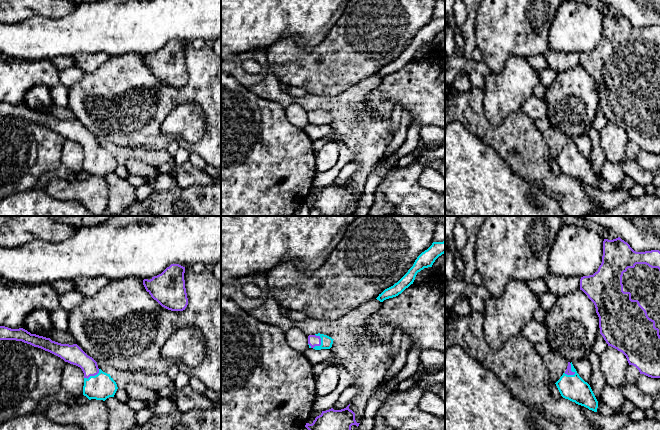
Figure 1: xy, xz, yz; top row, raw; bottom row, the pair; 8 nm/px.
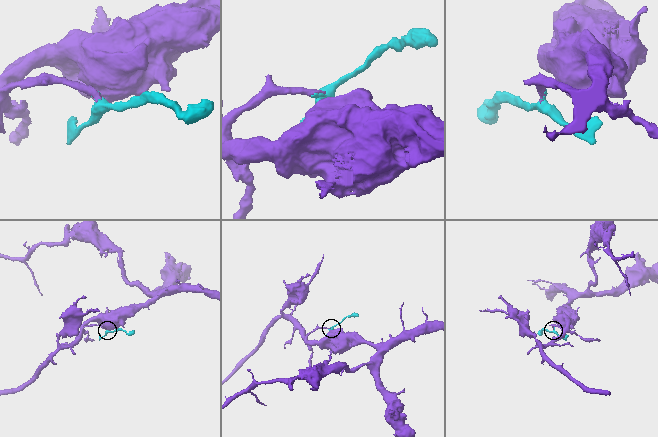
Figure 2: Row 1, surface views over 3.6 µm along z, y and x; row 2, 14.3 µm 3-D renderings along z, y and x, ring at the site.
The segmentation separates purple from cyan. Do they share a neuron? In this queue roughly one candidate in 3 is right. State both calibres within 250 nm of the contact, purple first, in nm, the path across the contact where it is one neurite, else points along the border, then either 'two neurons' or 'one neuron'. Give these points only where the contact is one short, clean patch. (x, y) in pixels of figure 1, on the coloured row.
50/200 nm | across yz (568, 371), (570, 369), (574, 373), (572, 387) | one neuron

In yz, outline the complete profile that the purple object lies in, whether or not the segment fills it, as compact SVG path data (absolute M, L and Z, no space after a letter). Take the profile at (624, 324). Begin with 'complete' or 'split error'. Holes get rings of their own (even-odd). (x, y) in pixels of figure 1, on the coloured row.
split error | M620 237L604 239L602 263L593 275L581 277L580 290L594 303L600 334L608 346L622 352L640 374L660 378L660 251L636 252Z

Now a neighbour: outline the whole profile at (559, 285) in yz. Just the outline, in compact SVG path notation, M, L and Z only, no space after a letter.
M548 274L544 281L549 292L556 295L564 295L580 289L580 279L581 277L579 276L564 277Z

